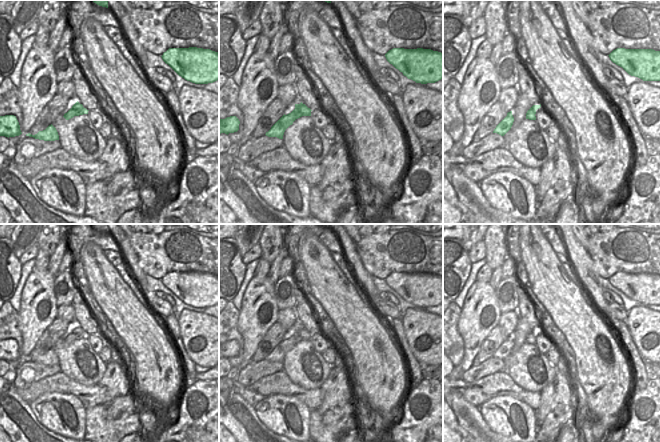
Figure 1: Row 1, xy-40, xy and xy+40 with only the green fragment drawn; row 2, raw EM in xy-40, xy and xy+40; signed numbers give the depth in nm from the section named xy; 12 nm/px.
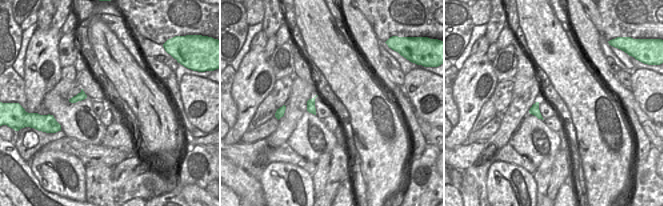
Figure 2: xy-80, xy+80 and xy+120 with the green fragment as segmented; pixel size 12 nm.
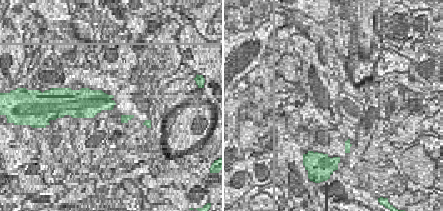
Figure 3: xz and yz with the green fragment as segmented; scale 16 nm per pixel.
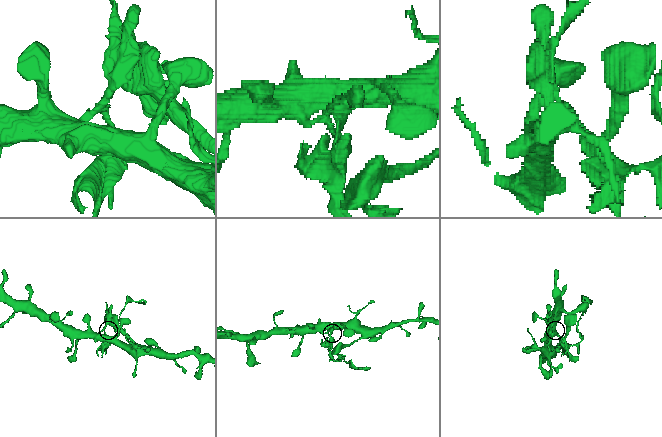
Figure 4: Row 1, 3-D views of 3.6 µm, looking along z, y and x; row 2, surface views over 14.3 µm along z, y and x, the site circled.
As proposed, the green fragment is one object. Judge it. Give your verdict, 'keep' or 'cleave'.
cleave

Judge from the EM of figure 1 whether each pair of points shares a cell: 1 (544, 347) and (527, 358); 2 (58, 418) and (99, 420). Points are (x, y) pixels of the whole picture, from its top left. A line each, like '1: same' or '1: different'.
1: different
2: different

